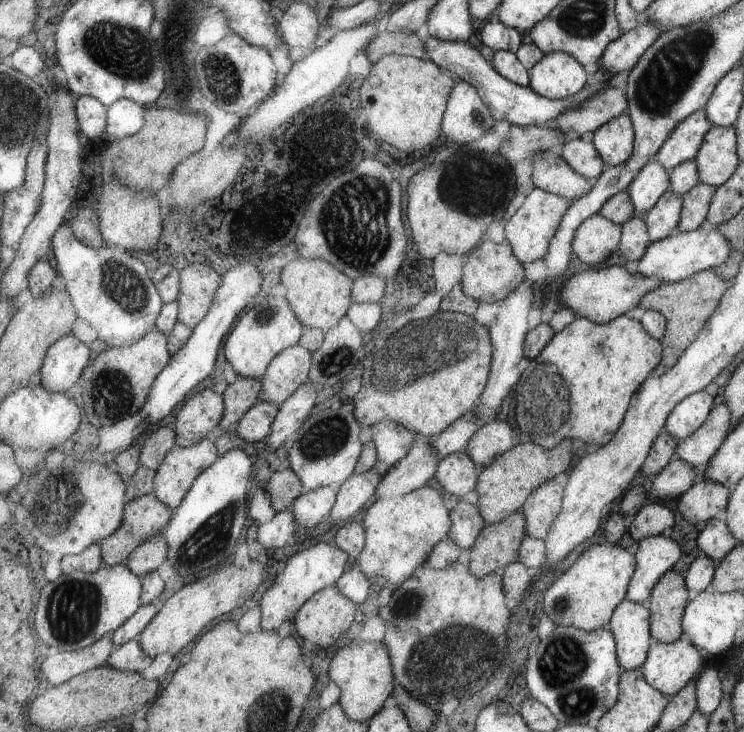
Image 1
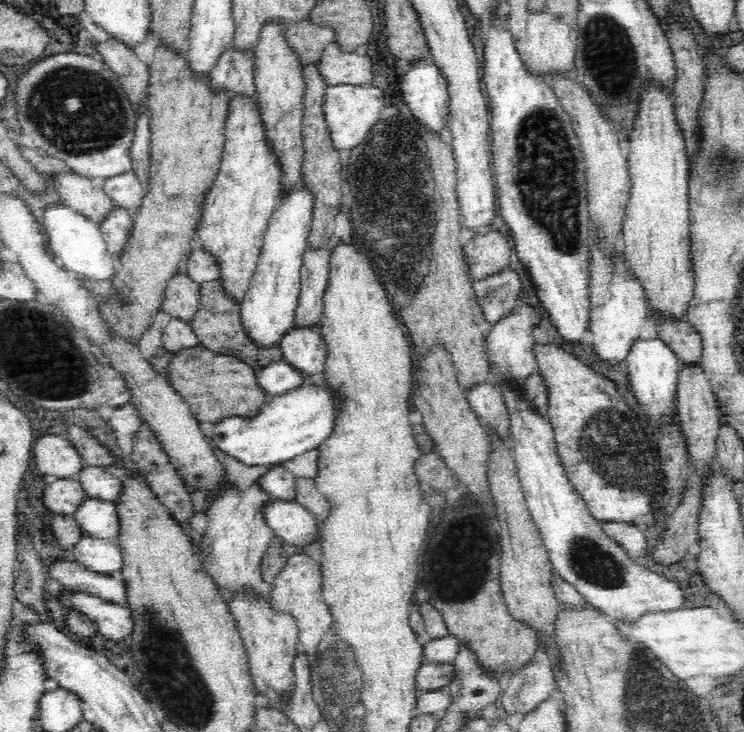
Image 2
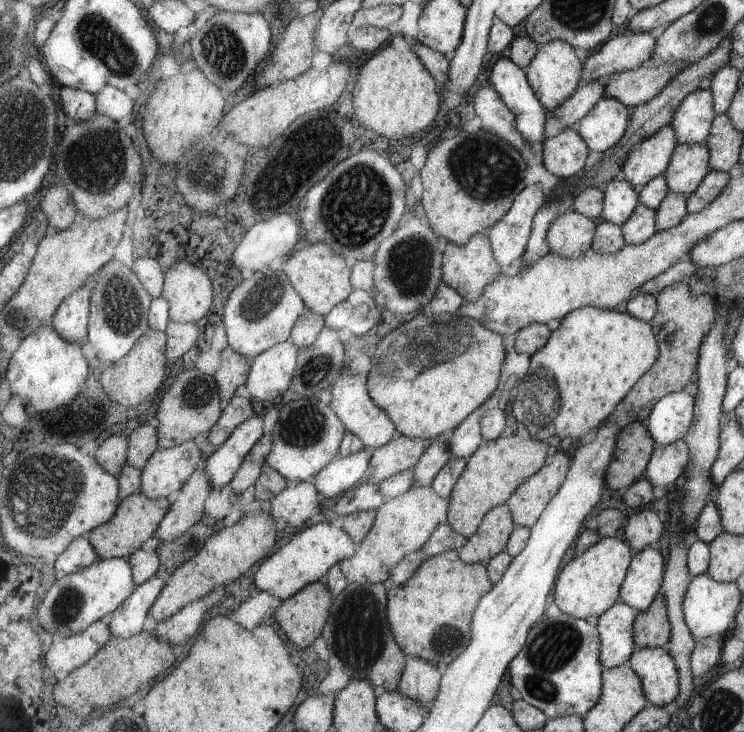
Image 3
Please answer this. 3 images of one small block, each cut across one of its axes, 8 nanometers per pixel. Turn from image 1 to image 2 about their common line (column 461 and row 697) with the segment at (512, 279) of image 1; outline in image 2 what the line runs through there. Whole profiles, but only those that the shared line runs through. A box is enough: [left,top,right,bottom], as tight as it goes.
[227,586,299,703]

